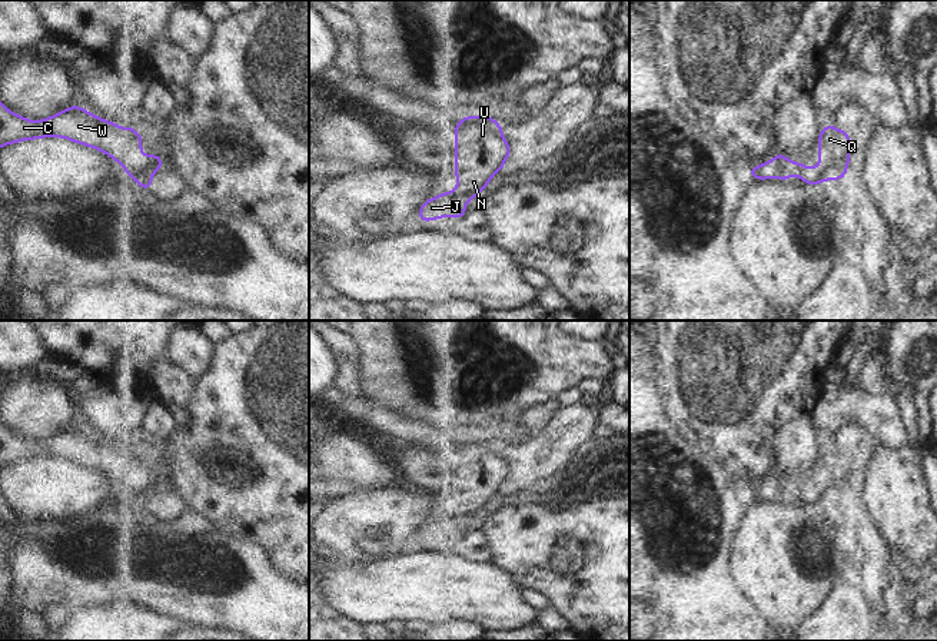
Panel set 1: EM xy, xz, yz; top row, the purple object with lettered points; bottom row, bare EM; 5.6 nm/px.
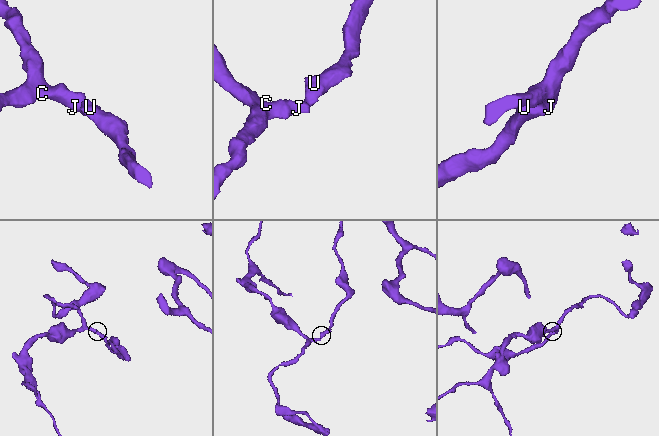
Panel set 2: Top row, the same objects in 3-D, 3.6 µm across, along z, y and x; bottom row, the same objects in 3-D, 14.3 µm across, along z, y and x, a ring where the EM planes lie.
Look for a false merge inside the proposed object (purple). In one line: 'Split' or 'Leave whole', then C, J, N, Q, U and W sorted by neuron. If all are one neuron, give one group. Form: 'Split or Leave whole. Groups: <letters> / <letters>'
Leave whole. Groups: C J N Q U W.

